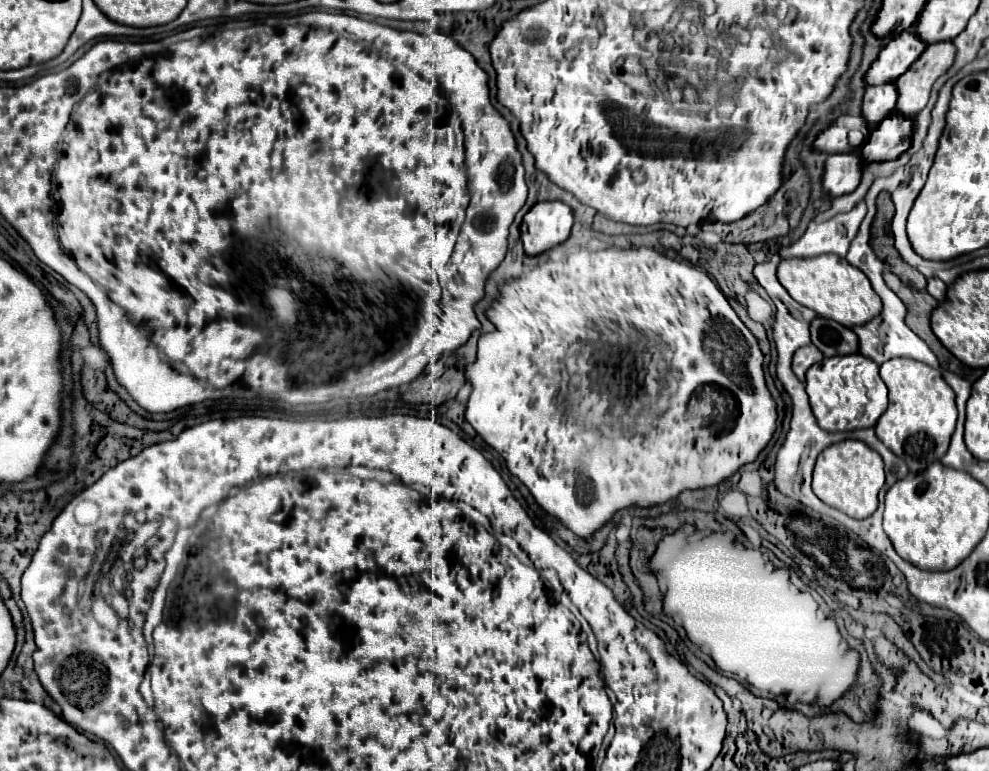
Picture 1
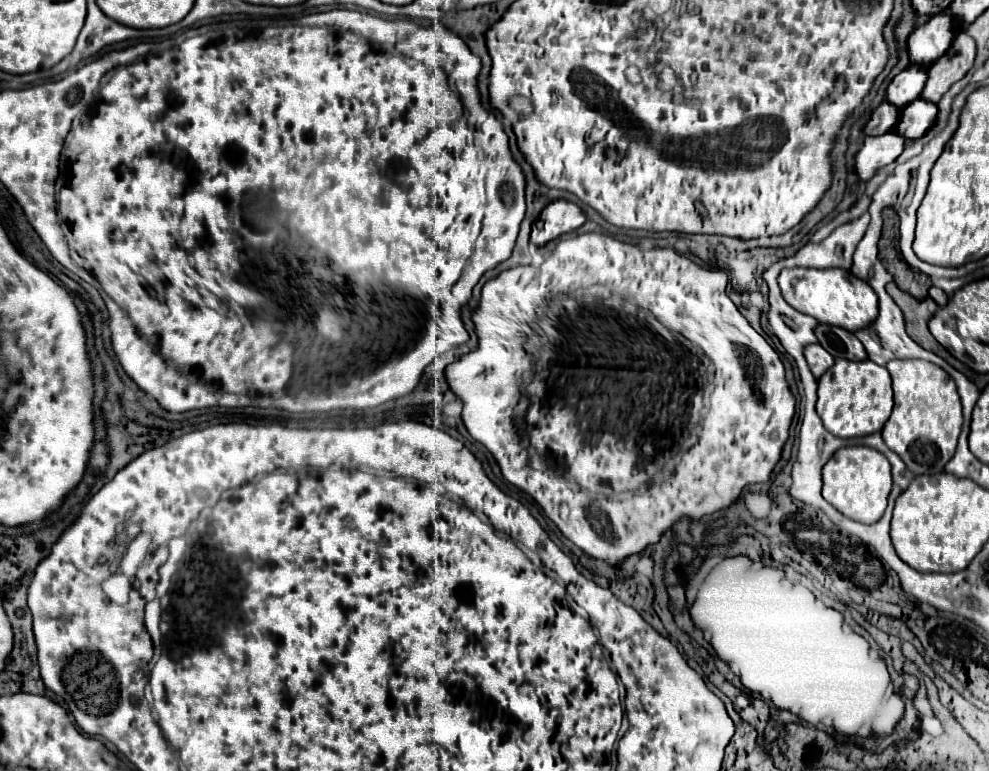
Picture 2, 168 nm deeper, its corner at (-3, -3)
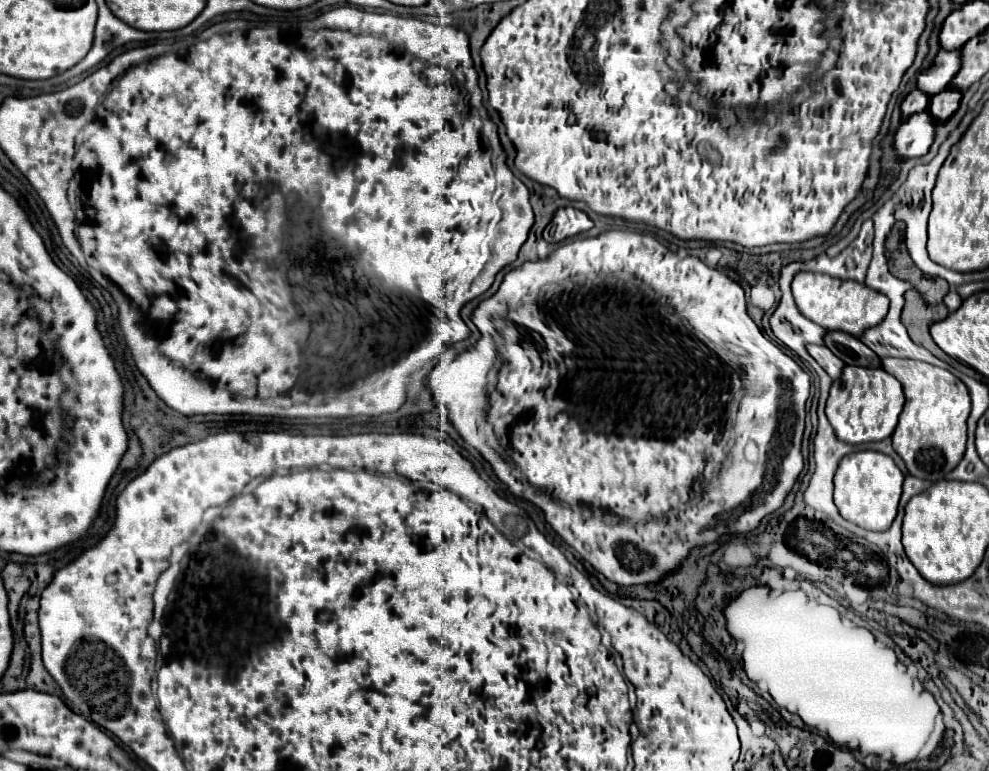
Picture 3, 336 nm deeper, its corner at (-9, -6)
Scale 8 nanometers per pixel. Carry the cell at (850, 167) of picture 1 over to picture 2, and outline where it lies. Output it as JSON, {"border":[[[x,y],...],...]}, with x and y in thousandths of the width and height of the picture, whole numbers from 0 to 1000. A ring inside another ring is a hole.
{"border":[[[905,171],[877,176],[875,189],[867,200],[867,226],[871,233],[881,233],[889,218],[905,210],[915,192],[915,179]]]}

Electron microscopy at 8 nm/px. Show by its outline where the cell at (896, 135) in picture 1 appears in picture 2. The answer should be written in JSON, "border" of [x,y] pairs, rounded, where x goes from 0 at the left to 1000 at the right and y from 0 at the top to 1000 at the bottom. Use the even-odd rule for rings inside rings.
{"border":[[[927,127],[913,140],[911,156],[905,163],[905,171],[919,182],[927,182],[945,161],[947,145],[949,145],[947,135],[939,135],[939,130]]]}

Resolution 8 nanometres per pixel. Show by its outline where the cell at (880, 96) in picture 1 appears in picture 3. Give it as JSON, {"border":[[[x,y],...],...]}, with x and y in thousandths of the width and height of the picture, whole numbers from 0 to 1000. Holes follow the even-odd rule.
{"border":[[[949,66],[943,84],[927,97],[925,113],[937,123],[947,123],[958,115],[966,92],[970,92],[970,66]]]}

